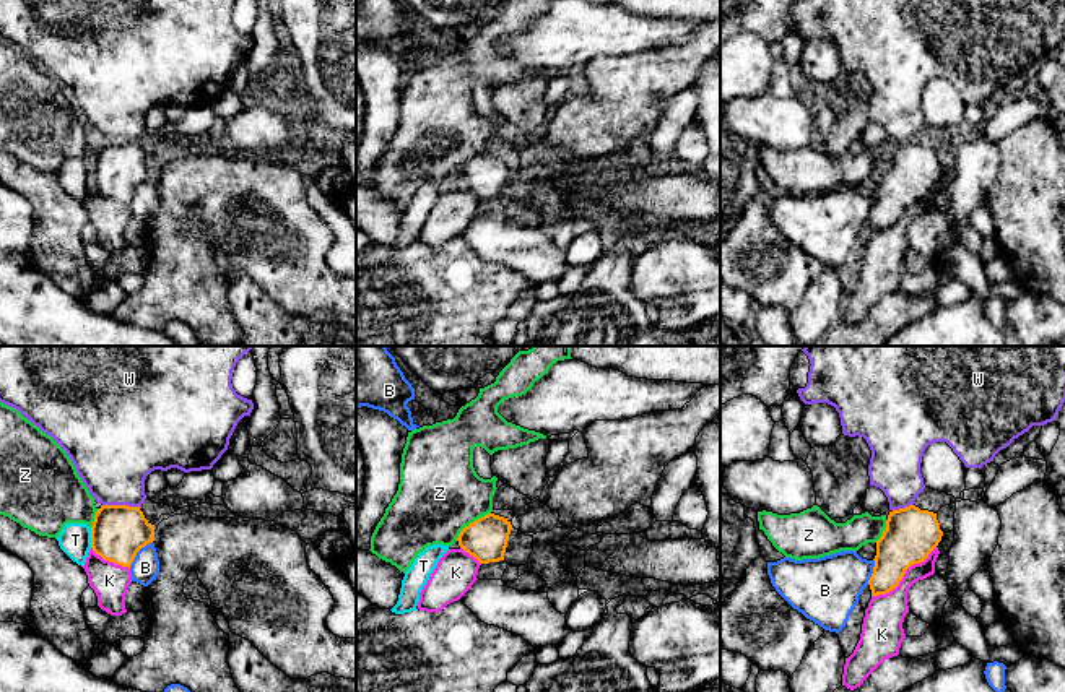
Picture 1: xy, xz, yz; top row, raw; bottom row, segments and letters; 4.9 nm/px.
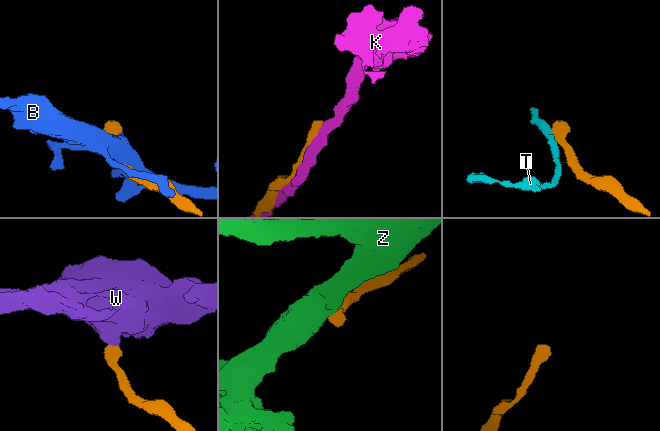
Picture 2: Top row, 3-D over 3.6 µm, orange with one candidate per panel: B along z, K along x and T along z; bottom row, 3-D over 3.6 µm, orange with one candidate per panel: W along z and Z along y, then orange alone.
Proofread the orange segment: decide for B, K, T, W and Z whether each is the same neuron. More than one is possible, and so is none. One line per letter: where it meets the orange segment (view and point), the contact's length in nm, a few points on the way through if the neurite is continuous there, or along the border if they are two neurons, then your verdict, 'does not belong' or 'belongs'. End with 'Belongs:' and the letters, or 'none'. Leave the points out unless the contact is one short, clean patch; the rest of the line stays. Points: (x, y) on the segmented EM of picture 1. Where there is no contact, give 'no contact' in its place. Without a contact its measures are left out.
B: meets orange in xy at (137, 551); contact 180 nm long; does not belong
K: meets orange in yz at (903, 575); contact 400 nm long; does not belong
T: meets orange in xy at (91, 538); contact 100 nm long; border along xy (90, 528), (91, 546); does not belong
W: meets orange in xy at (121, 506); contact 180 nm long; runs through xy (119, 531), (121, 506), (113, 457); belongs
Z: meets orange in xz at (470, 523); contact 220 nm long; border along xz (490, 512), (470, 522), (456, 540); does not belong
Belongs: W

